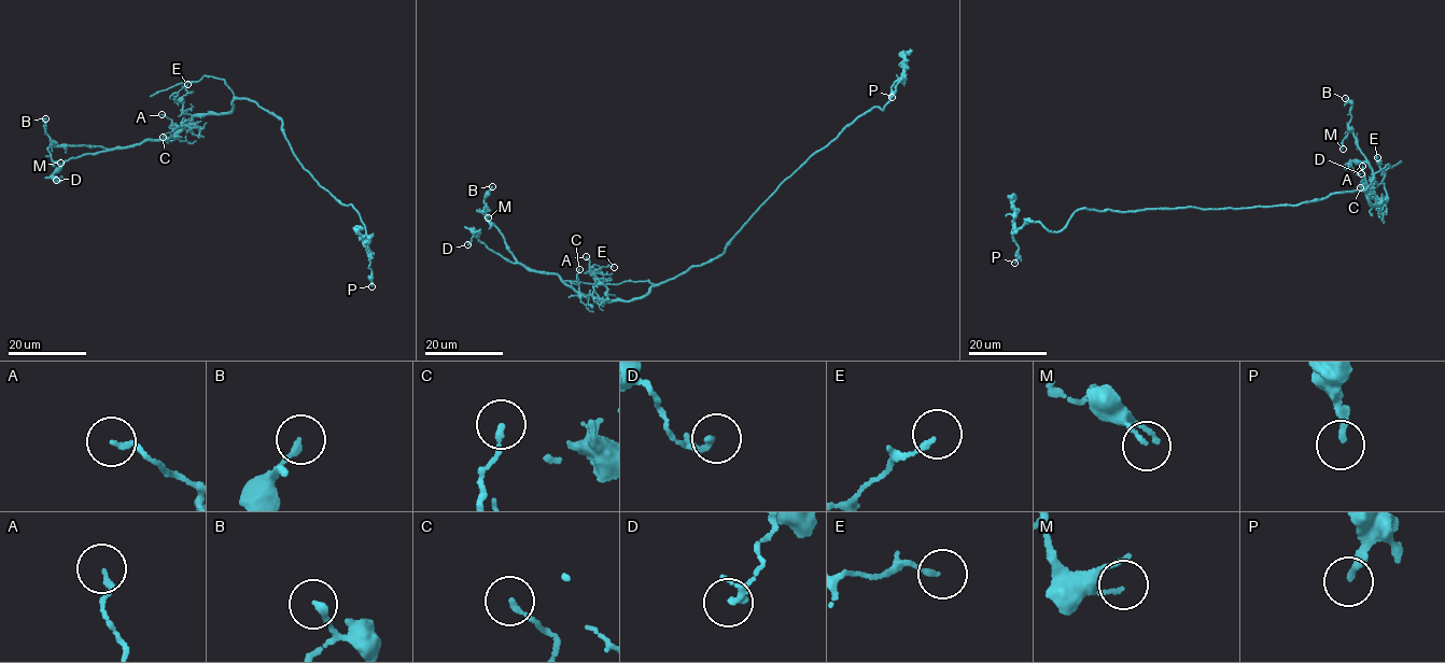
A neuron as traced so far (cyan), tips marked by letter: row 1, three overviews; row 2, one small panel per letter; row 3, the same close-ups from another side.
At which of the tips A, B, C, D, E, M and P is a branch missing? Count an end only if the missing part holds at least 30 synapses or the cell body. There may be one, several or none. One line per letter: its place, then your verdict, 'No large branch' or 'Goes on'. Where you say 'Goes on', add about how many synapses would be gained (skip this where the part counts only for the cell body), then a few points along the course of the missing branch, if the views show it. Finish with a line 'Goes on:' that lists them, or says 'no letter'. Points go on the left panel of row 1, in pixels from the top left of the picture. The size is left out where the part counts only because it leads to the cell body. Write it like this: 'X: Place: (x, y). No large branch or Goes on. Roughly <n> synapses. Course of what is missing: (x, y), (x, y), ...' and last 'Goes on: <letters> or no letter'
A: Place: (162, 114). No large branch
B: Place: (45, 118). No large branch
C: Place: (163, 137). No large branch
D: Place: (56, 180). No large branch
E: Place: (187, 84). No large branch
M: Place: (60, 163). No large branch
P: Place: (372, 286). No large branch
Goes on: no letter

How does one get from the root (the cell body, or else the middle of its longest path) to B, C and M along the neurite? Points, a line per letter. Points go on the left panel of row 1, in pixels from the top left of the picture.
B: (282, 125), (255, 101), (236, 99), (228, 112), (197, 114), (169, 137), (110, 149), (53, 144), (45, 118)
C: (282, 125), (280, 118), (255, 101), (236, 99), (228, 112), (197, 114), (173, 138), (163, 137)
M: (282, 125), (255, 101), (236, 99), (228, 112), (197, 114), (163, 139), (110, 149), (50, 147), (60, 163)

